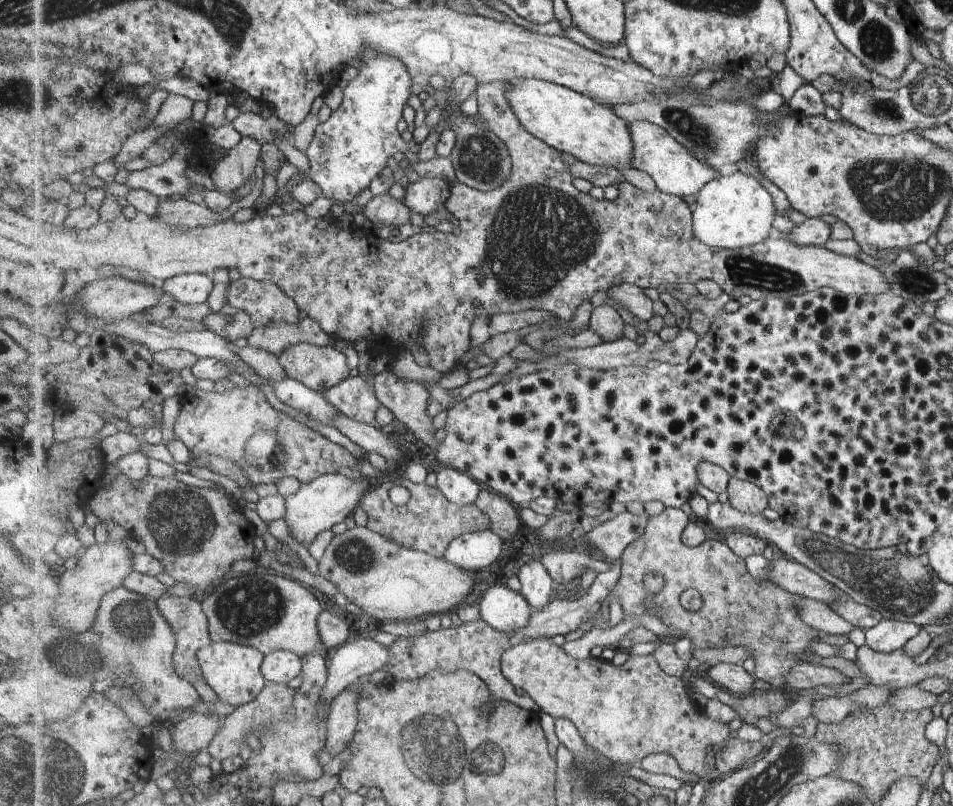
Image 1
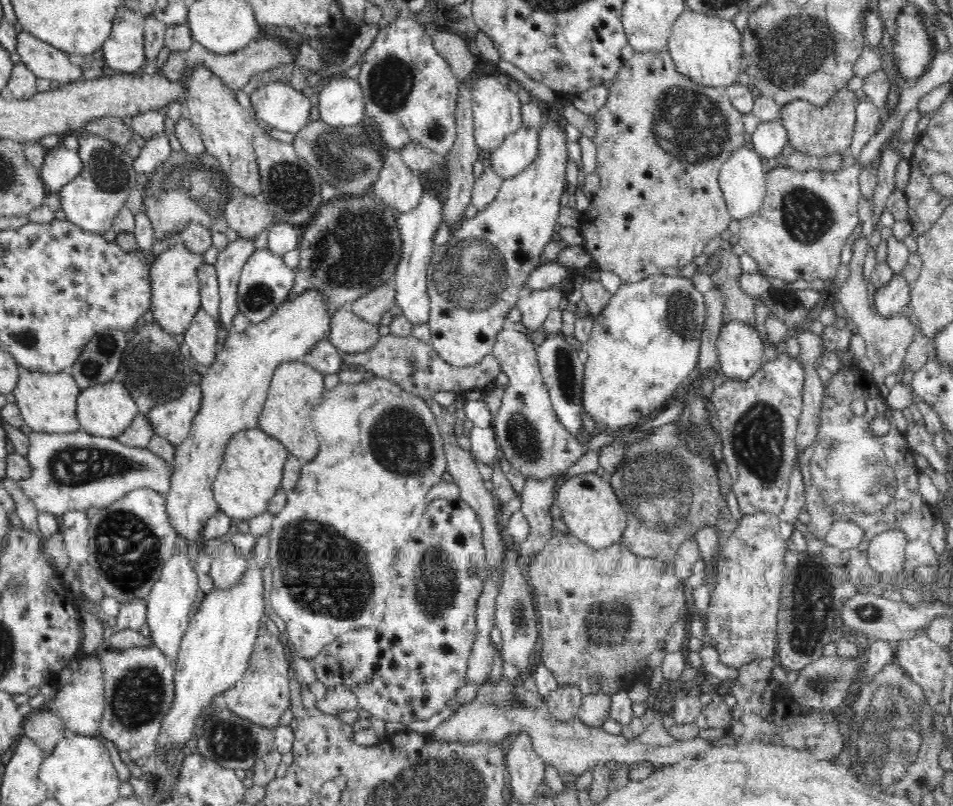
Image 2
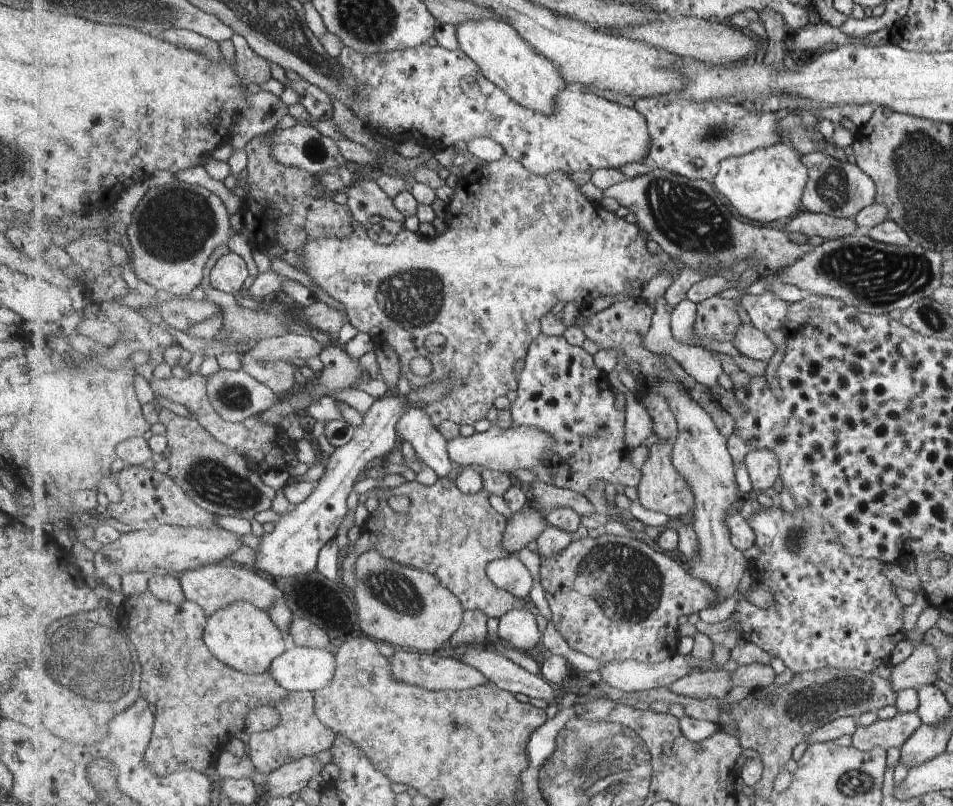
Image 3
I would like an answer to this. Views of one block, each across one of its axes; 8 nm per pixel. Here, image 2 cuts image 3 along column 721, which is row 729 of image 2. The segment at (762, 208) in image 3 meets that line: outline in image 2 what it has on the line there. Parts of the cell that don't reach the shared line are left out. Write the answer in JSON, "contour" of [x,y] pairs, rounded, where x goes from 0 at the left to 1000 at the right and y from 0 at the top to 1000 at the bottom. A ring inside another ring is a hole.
{"contour":[[[265,696],[258,702],[254,715],[248,720],[241,730],[229,730],[225,727],[222,734],[214,738],[210,754],[199,768],[197,779],[190,794],[189,806],[186,809],[186,823],[183,835],[185,866],[180,873],[180,881],[169,906],[168,924],[183,924],[184,933],[193,928],[193,923],[203,913],[203,904],[207,892],[215,885],[218,876],[224,876],[225,867],[233,862],[237,856],[244,854],[260,834],[260,824],[270,789],[278,769],[277,753],[277,720],[273,705]]]}

